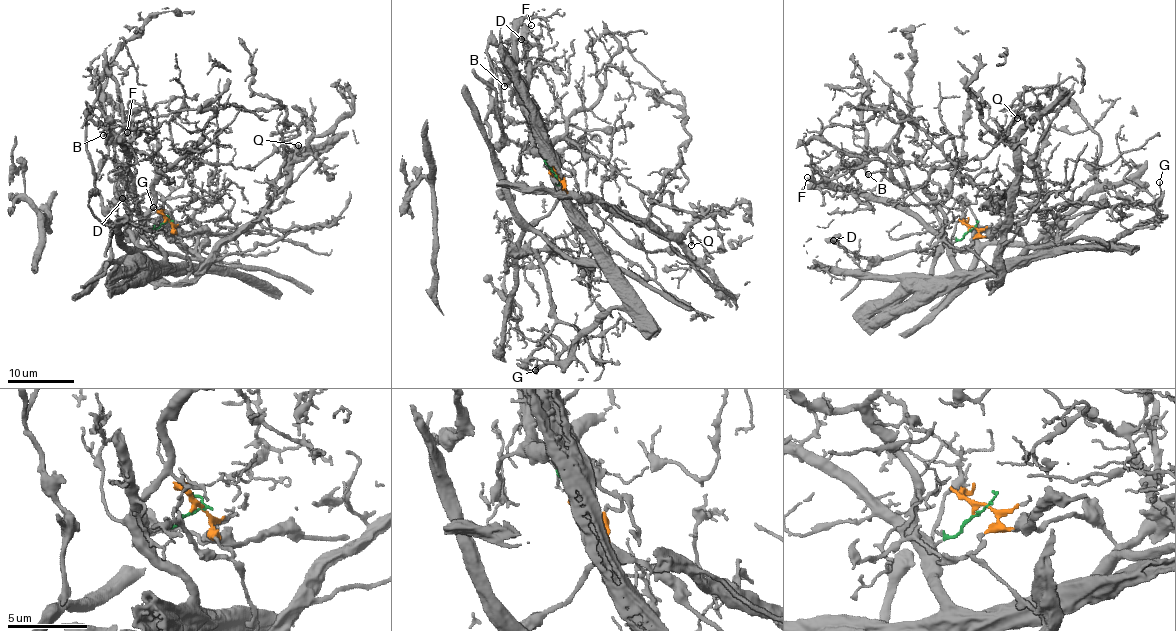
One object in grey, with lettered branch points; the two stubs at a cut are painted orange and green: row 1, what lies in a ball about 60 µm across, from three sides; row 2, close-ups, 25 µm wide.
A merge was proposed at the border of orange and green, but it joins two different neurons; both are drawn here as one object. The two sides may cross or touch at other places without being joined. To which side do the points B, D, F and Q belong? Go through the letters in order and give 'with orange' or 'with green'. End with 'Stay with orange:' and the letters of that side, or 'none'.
B: with green
D: with green
F: with green
Q: with orange
Stay with orange: Q

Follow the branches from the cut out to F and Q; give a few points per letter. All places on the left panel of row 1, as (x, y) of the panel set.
F: (165, 222), (148, 230), (142, 223), (123, 142), (127, 132)
Q: (165, 221), (180, 238), (195, 273), (284, 186), (299, 144)

